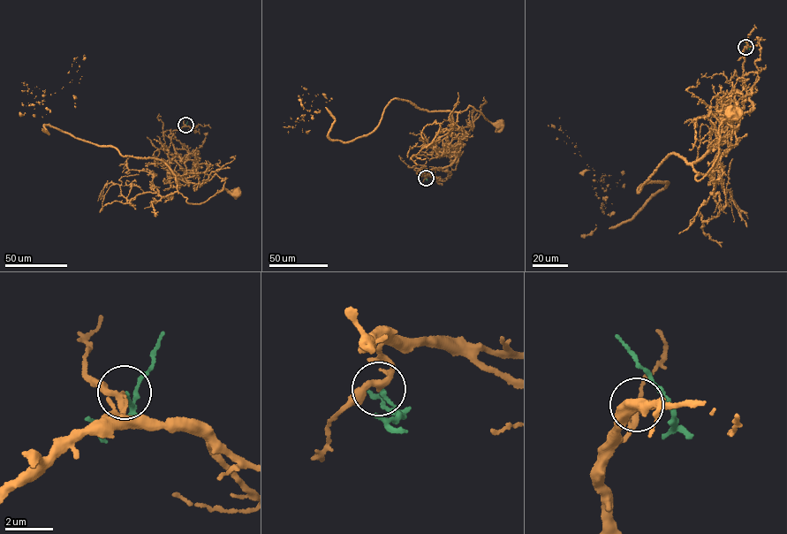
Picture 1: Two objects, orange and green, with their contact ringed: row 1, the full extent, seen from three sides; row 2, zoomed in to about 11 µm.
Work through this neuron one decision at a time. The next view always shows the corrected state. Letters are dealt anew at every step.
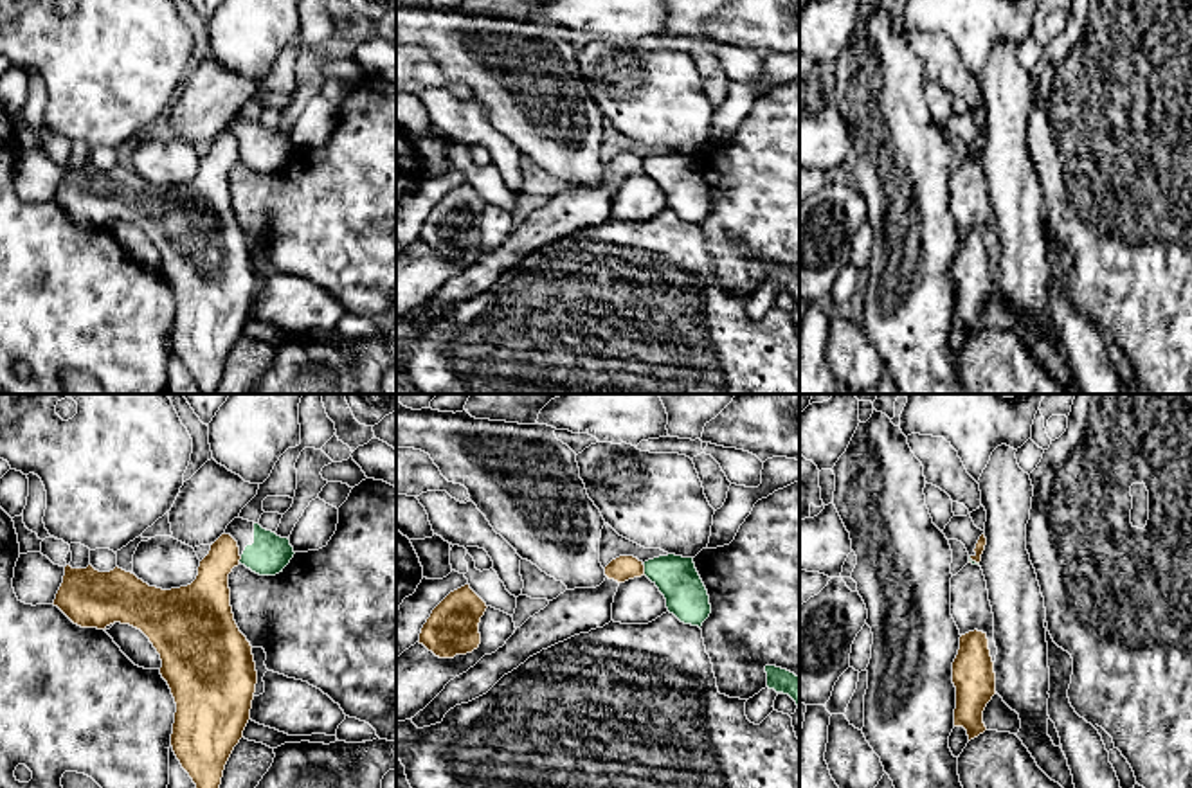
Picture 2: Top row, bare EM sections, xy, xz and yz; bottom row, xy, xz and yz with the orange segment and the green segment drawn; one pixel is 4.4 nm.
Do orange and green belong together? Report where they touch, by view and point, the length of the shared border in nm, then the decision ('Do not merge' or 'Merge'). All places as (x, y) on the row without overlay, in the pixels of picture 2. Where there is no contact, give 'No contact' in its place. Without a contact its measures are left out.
Touches orange at xz (643, 166). Shared border 60 nm. Do not merge

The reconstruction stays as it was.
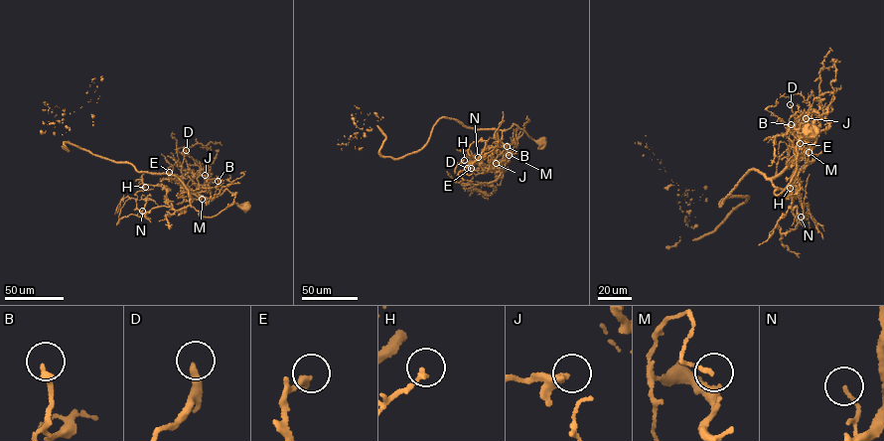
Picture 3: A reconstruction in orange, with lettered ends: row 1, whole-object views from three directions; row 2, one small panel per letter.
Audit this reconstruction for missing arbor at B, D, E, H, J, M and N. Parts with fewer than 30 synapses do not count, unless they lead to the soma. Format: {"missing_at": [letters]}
{"missing_at": []}

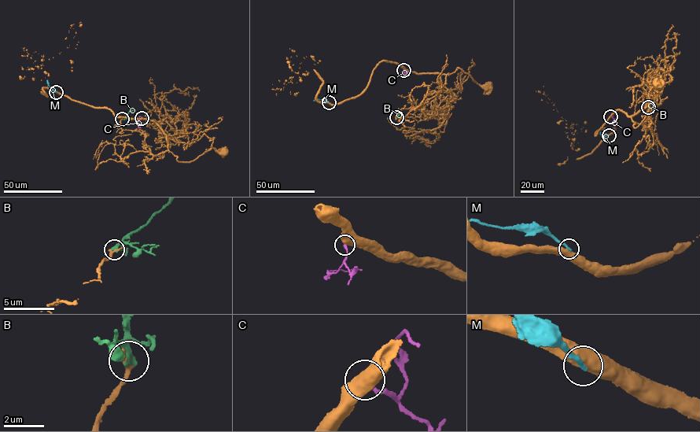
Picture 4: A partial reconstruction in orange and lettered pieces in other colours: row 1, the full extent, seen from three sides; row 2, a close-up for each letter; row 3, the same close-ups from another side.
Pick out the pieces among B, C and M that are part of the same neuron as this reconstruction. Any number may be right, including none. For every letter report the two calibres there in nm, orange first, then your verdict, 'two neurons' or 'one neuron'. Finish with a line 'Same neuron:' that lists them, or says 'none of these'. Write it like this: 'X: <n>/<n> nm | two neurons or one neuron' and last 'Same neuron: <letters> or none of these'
B: 260/280 nm | two neurons
C: 700/240 nm | two neurons
M: 550/240 nm | two neurons
Same neuron: none of these

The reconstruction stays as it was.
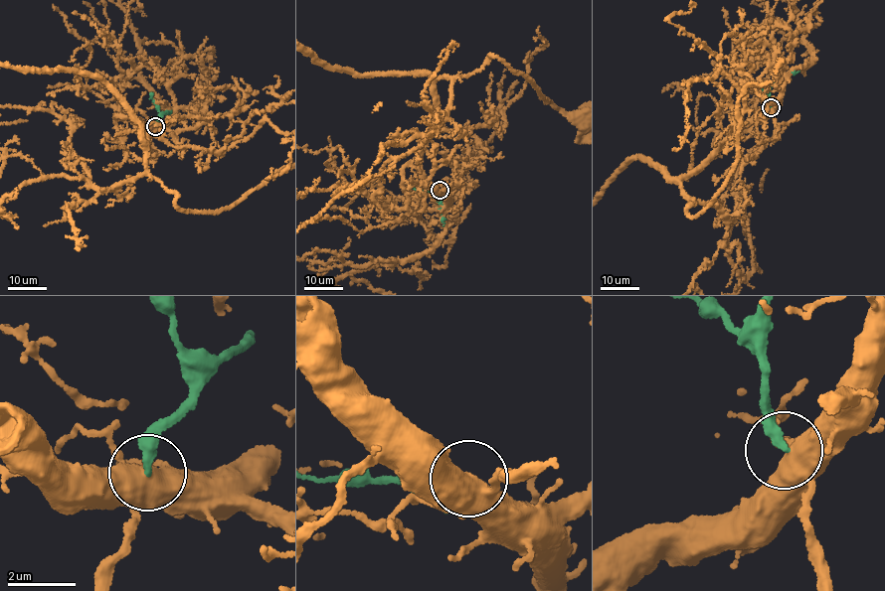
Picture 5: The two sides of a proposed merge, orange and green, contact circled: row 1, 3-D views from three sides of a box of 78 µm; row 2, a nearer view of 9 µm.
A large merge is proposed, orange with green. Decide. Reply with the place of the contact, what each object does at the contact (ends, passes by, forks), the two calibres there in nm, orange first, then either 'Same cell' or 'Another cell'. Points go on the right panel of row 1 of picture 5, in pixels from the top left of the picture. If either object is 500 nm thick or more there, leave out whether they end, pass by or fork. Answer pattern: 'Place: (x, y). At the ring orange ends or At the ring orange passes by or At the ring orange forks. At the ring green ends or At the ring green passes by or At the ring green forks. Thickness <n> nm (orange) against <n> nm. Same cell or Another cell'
Place: (771, 107). At the ring orange forks. At the ring green ends. Thickness 440 nm (orange) against 300 nm. Another cell

